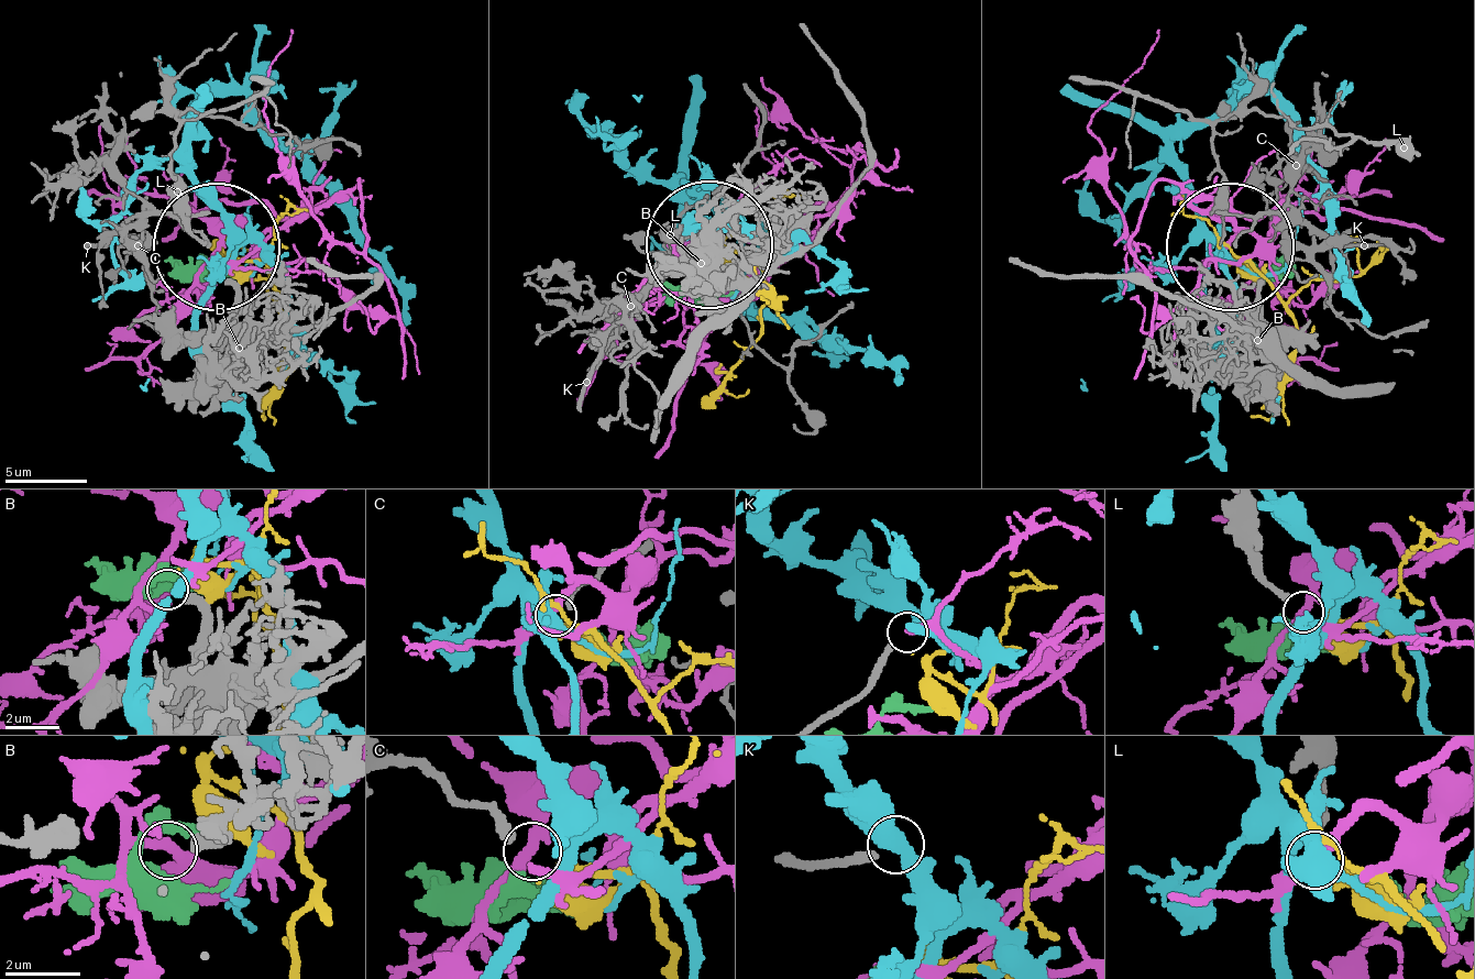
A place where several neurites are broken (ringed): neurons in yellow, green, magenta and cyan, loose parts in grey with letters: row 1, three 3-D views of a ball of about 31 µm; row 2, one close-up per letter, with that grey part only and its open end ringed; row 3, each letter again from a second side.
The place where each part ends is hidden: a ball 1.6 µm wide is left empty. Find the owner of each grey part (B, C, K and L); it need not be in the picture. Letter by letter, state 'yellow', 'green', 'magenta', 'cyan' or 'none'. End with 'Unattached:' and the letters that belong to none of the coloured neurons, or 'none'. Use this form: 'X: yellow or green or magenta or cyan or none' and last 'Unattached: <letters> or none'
B: green
C: none
K: none
L: yellow
Unattached: C, K

